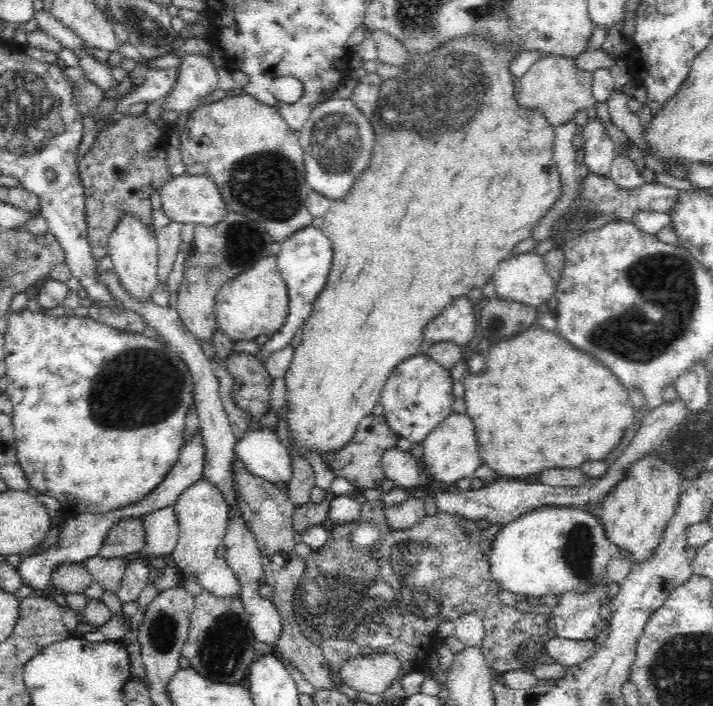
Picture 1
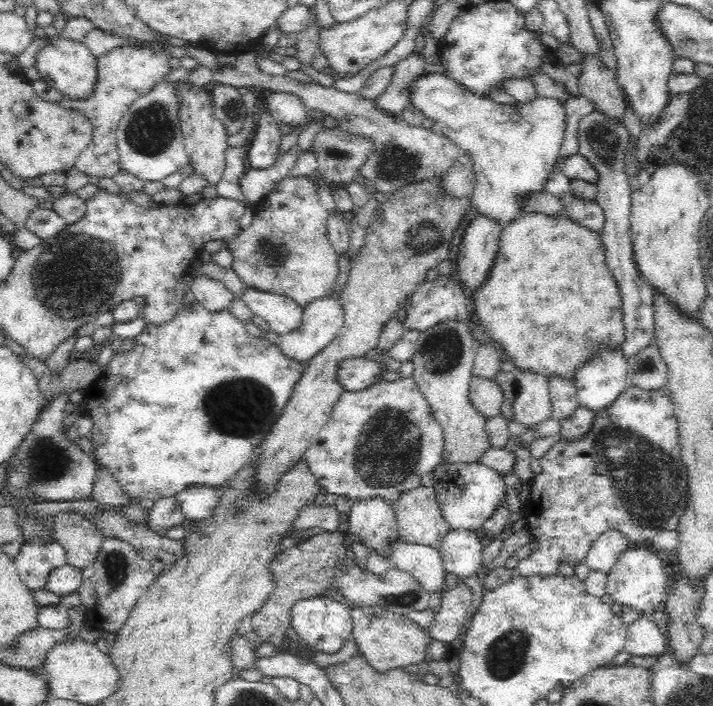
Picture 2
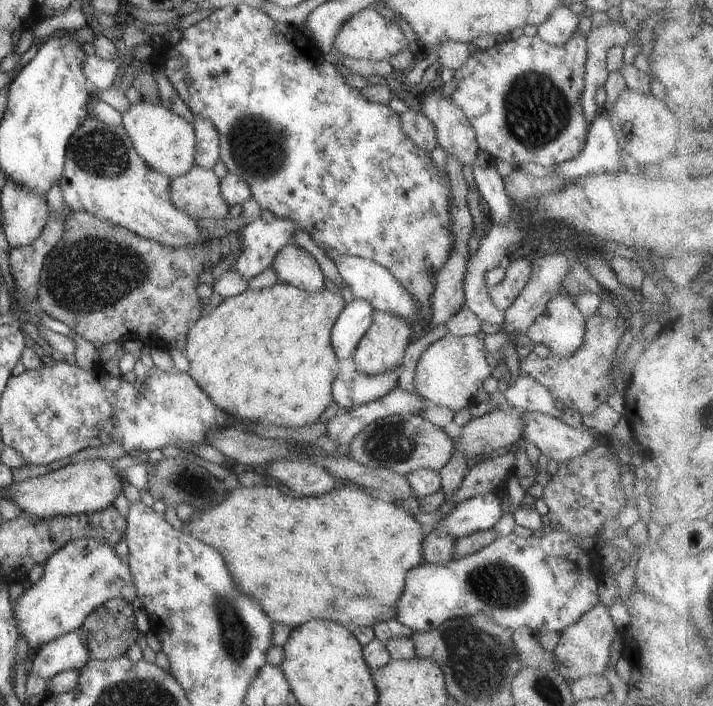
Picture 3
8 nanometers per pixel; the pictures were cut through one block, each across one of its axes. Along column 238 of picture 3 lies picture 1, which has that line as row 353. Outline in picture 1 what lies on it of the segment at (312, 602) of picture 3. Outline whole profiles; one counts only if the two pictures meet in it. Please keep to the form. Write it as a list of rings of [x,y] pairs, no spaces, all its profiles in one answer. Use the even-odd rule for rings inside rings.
[[[534,322],[532,328],[528,328],[526,332],[518,334],[518,336],[510,336],[510,338],[498,340],[496,344],[491,344],[487,350],[488,354],[485,356],[486,368],[478,373],[473,373],[468,368],[460,380],[465,388],[463,400],[465,401],[466,414],[474,423],[479,455],[483,458],[484,463],[496,474],[499,474],[500,479],[508,479],[511,476],[518,480],[518,478],[526,478],[530,474],[538,474],[538,472],[542,472],[546,468],[554,468],[554,466],[556,468],[579,468],[586,461],[602,461],[610,450],[616,446],[618,440],[622,438],[625,430],[634,423],[635,405],[629,396],[629,391],[622,386],[616,375],[596,357],[590,356],[586,352],[578,352],[572,344],[568,344],[556,332],[557,329],[544,329],[538,322]]]

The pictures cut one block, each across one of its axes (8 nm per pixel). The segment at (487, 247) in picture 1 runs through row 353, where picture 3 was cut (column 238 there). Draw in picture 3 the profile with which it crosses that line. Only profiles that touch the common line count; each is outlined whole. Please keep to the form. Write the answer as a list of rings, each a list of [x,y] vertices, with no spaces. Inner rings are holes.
[[[278,281],[269,288],[259,291],[246,289],[236,296],[225,298],[215,309],[209,310],[207,316],[200,317],[187,332],[186,346],[183,352],[184,357],[188,361],[186,374],[195,382],[196,386],[199,386],[207,394],[207,398],[211,399],[211,402],[219,408],[218,410],[232,417],[239,418],[239,420],[248,420],[263,426],[270,424],[295,429],[301,428],[306,424],[315,423],[319,416],[321,416],[321,413],[327,408],[329,402],[332,401],[330,385],[340,372],[337,367],[338,359],[335,357],[330,342],[330,331],[341,310],[344,308],[344,304],[341,295],[331,294],[325,288],[315,293],[307,293]]]

